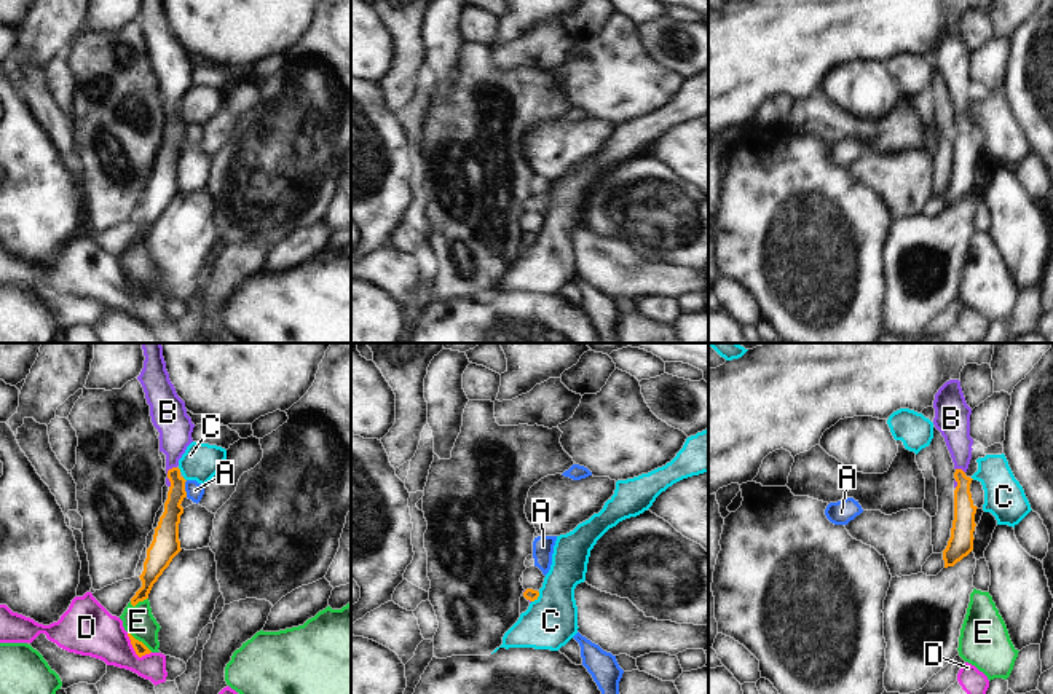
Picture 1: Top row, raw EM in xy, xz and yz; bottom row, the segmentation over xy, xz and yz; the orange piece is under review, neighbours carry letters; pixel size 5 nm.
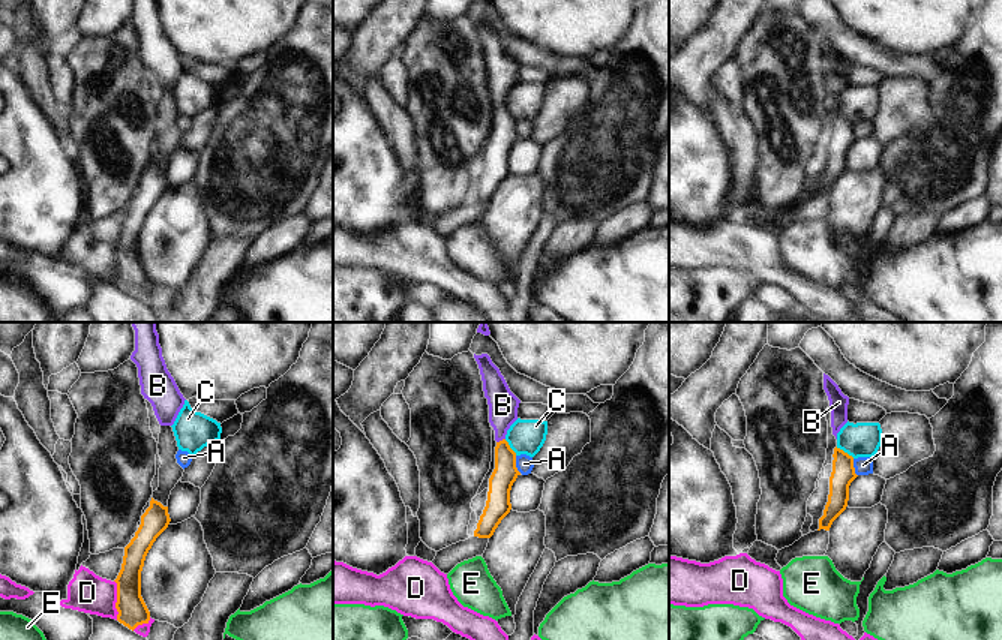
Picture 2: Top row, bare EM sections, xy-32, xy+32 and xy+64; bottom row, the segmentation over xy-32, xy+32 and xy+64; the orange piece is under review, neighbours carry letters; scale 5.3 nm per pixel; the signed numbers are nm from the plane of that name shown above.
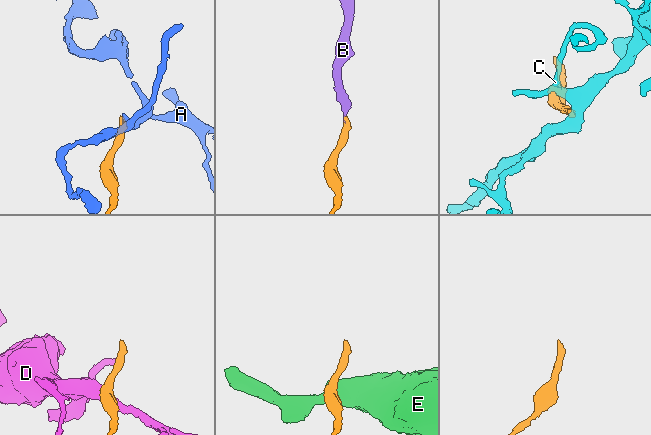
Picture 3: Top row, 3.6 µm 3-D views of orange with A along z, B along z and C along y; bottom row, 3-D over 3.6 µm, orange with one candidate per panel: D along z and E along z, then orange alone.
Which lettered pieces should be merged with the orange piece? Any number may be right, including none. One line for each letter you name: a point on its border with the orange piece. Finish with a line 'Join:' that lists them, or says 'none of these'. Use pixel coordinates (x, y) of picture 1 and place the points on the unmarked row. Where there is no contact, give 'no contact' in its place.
B: contact xy (173, 110)
Join: B

